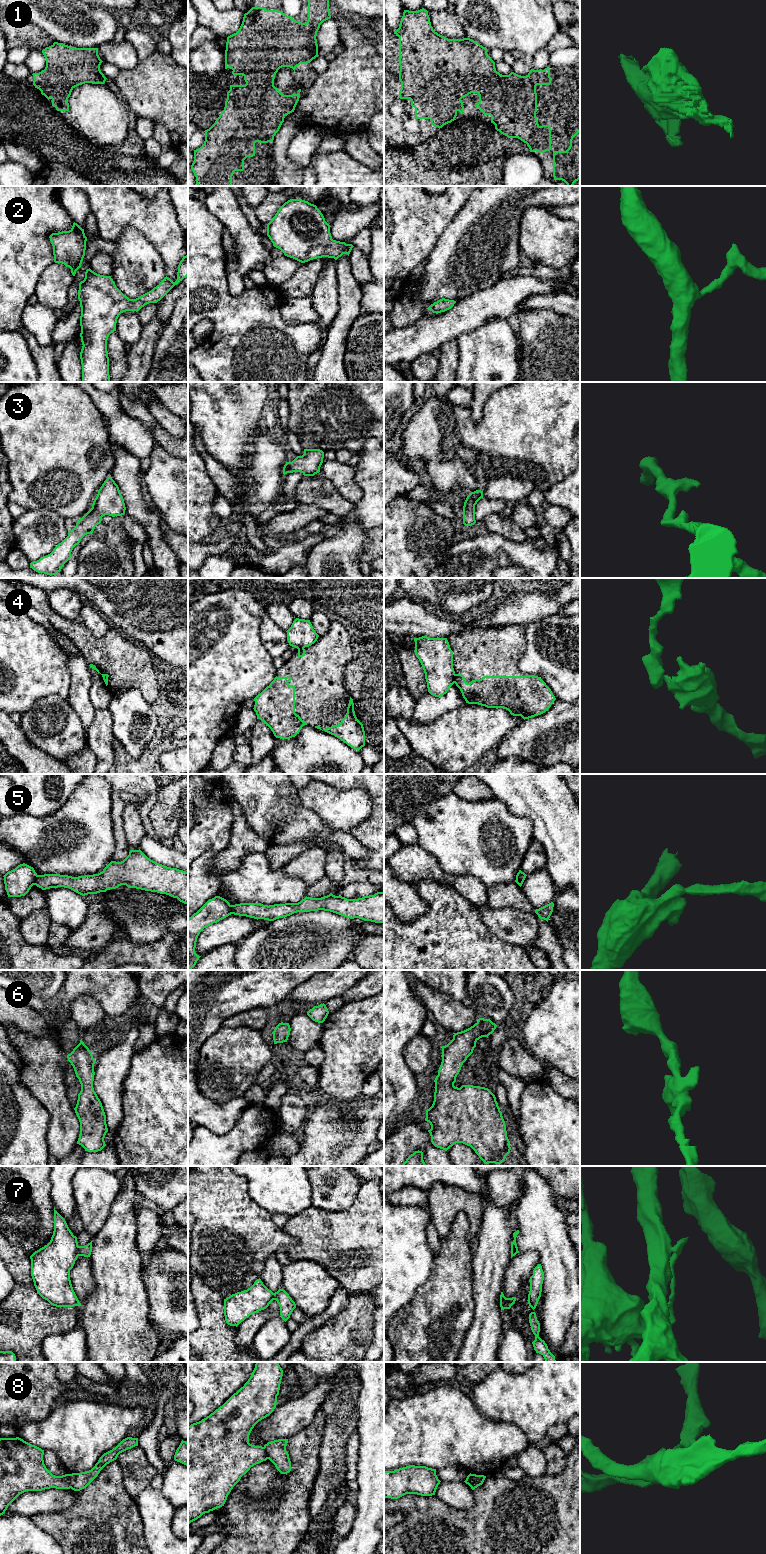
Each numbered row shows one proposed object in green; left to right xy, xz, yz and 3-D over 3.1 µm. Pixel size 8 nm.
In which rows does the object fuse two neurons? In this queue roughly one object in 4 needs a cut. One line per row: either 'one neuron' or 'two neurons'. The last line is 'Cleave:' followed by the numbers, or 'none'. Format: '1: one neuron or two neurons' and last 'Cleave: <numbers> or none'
1: one neuron
2: one neuron
3: one neuron
4: two neurons
5: two neurons
6: one neuron
7: two neurons
8: two neurons
Cleave: 4, 5, 7, 8

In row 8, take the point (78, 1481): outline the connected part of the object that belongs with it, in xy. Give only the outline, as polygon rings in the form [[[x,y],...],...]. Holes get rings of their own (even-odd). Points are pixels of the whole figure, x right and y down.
[[[127,1437],[123,1439],[115,1448],[104,1453],[91,1470],[69,1474],[70,1488],[74,1491],[86,1488],[107,1464],[116,1460],[120,1453],[135,1446],[138,1446],[138,1438]]]

